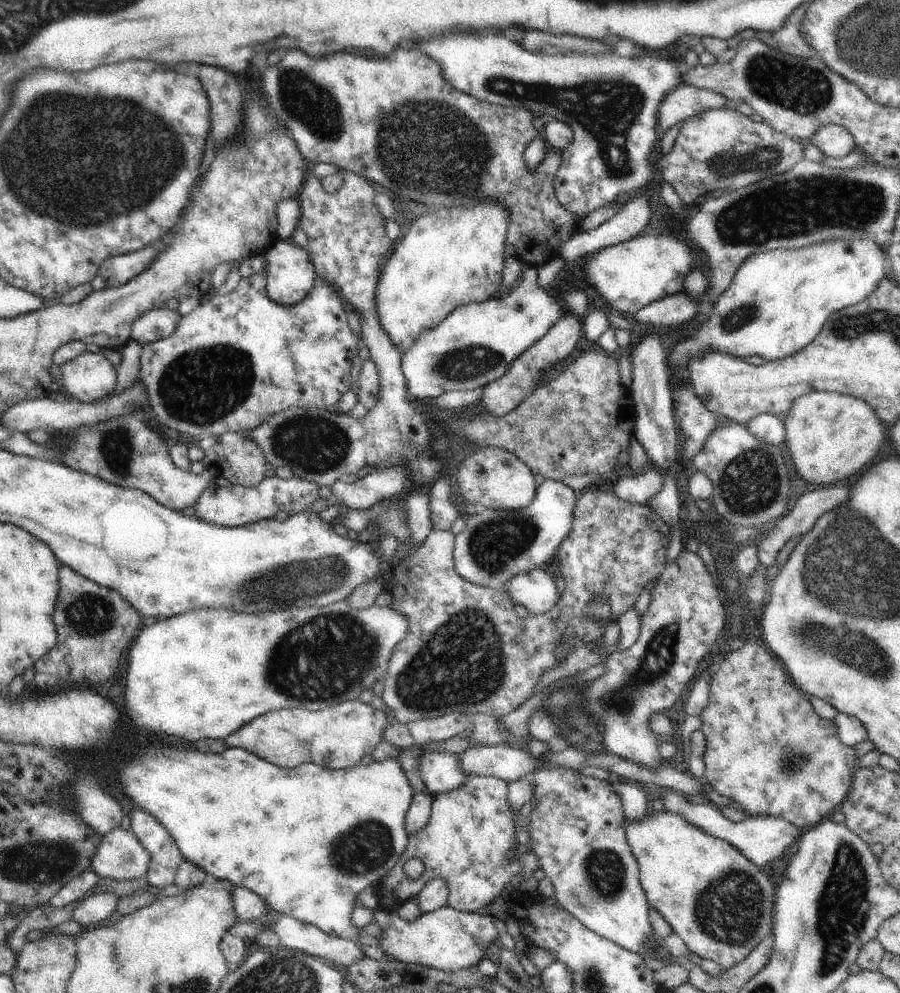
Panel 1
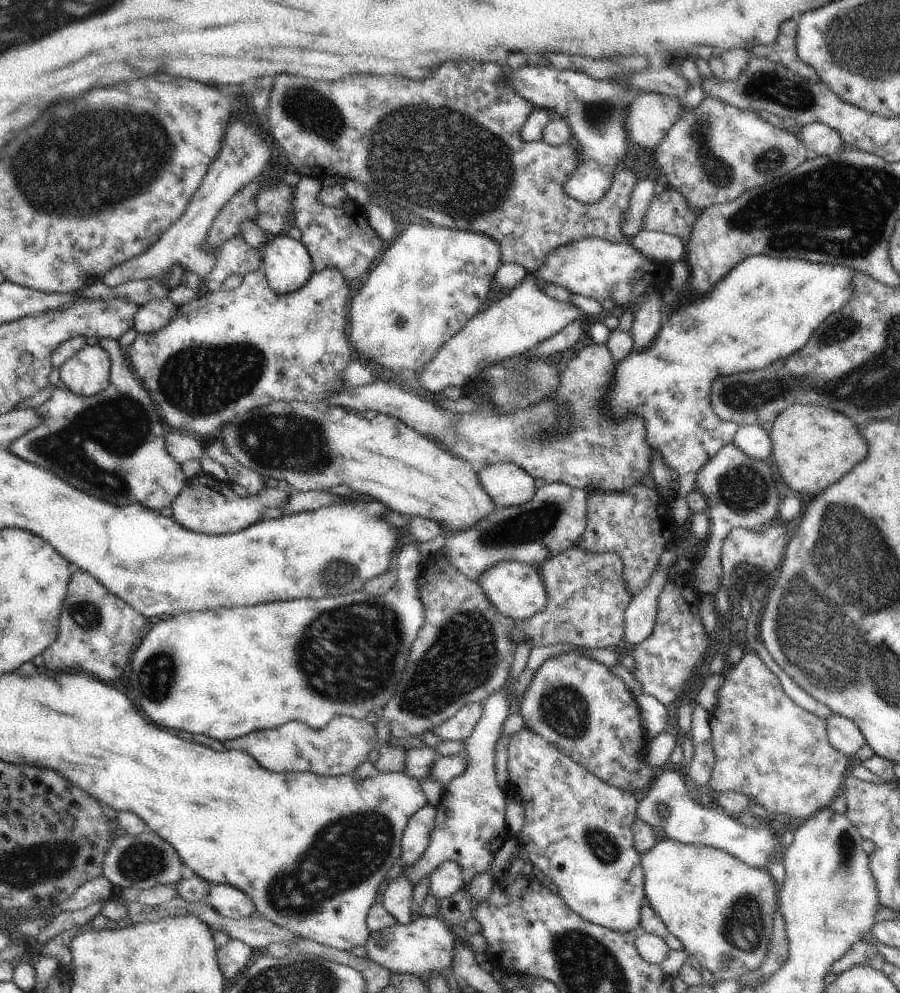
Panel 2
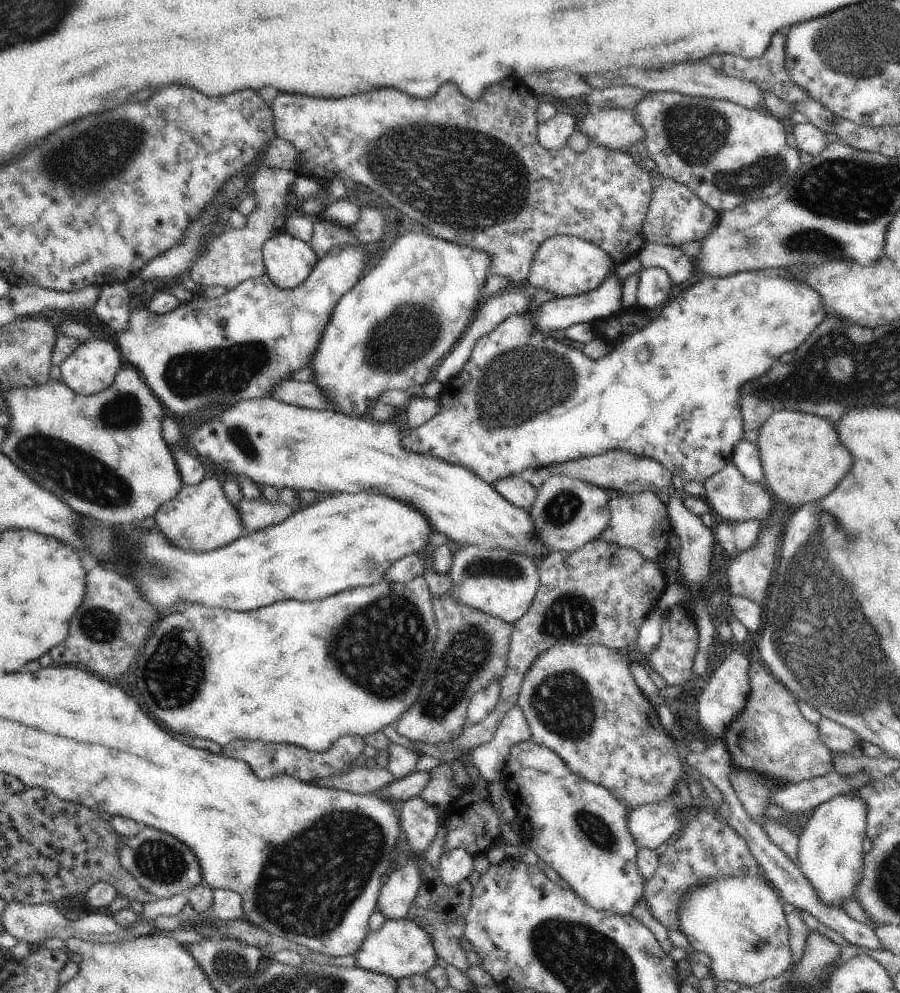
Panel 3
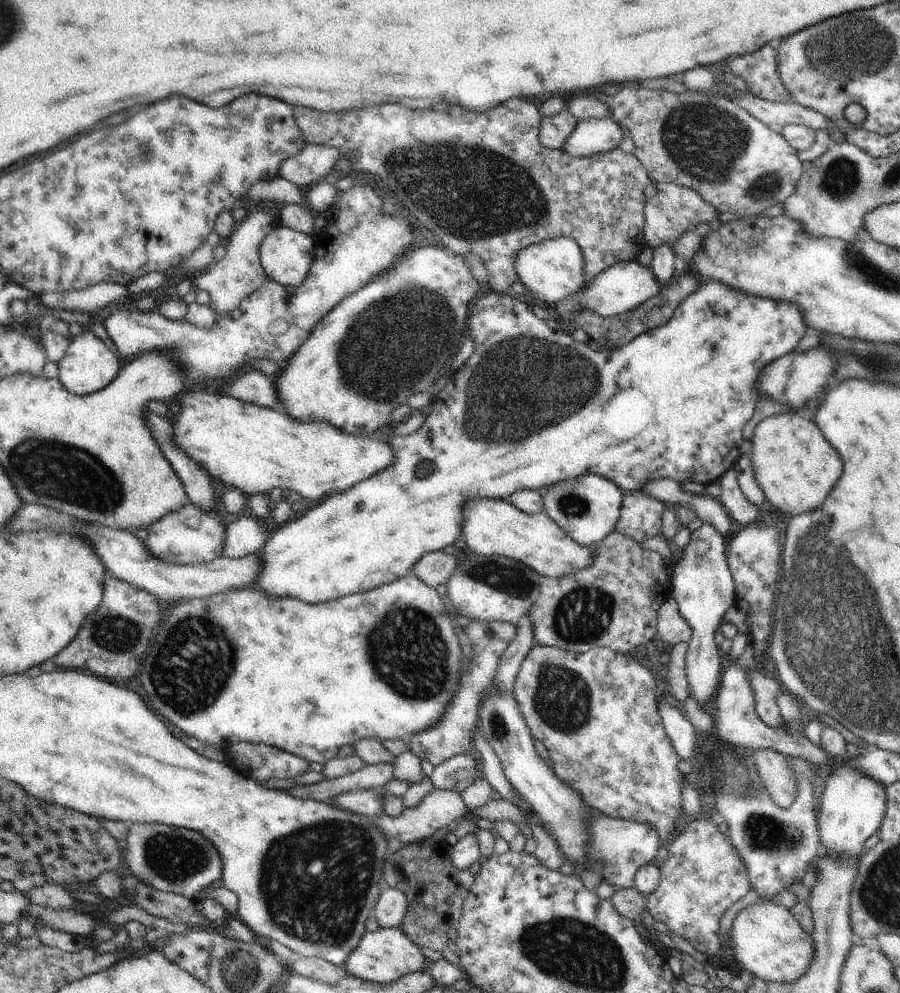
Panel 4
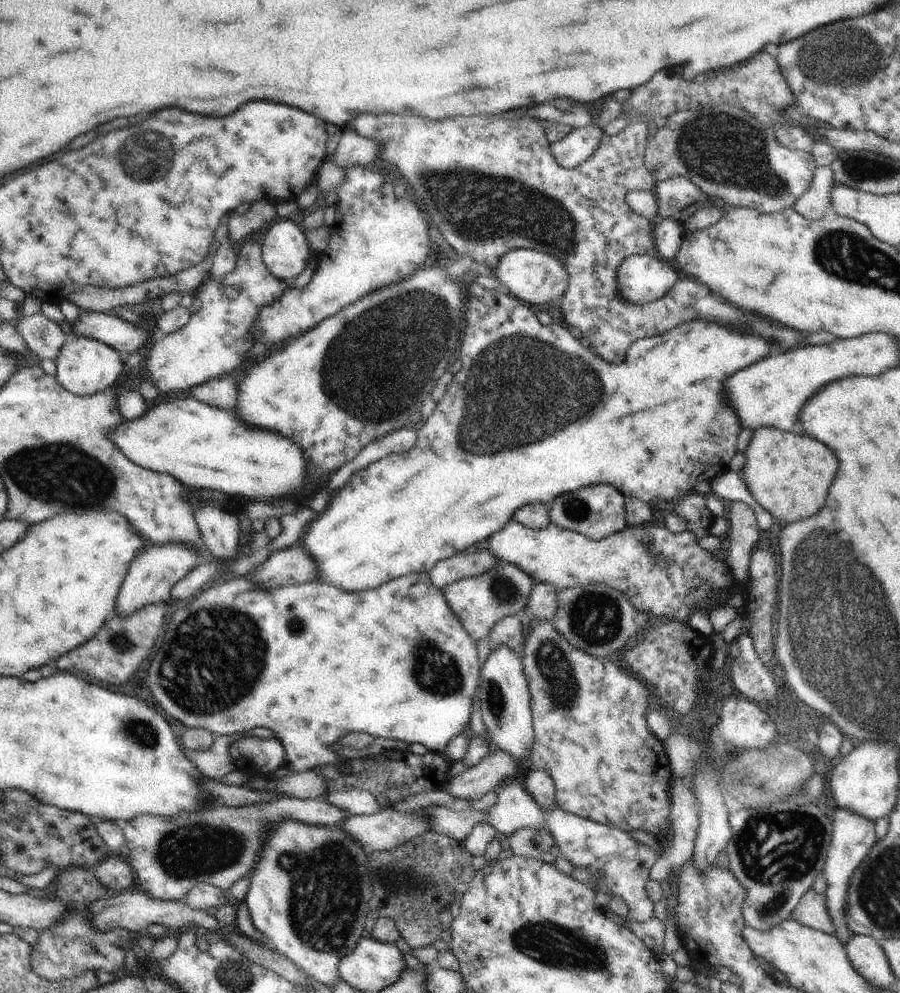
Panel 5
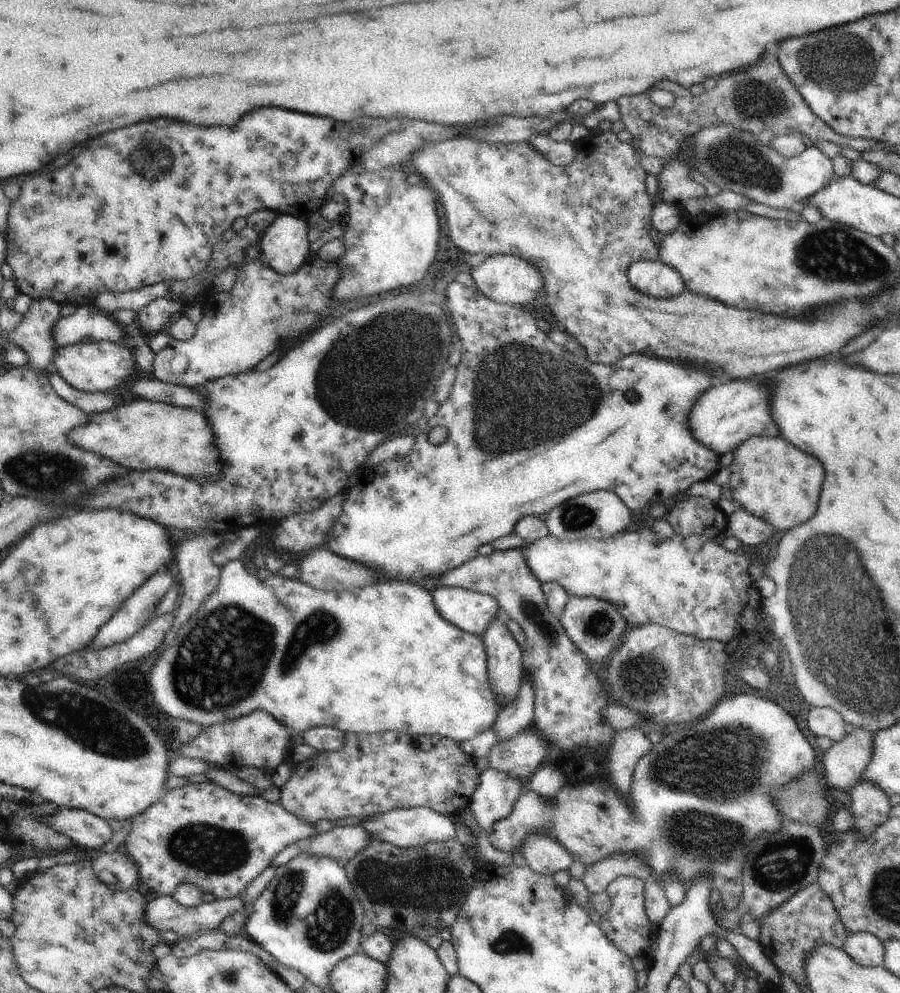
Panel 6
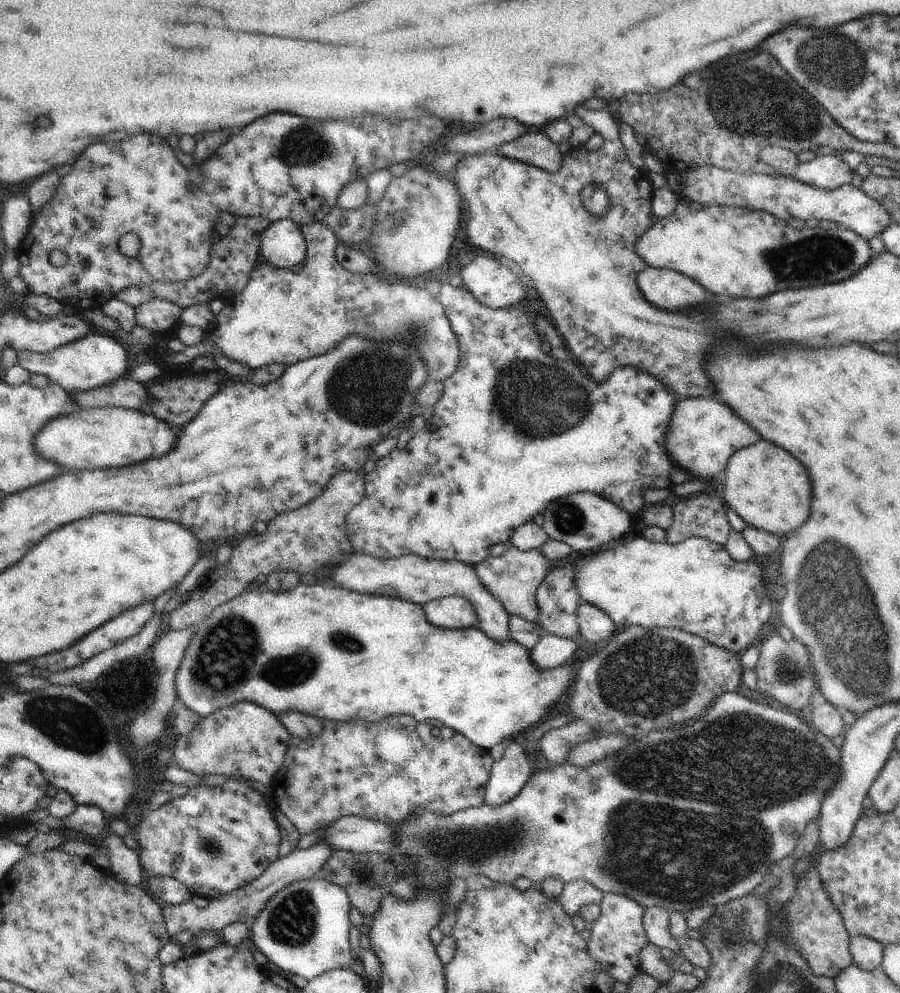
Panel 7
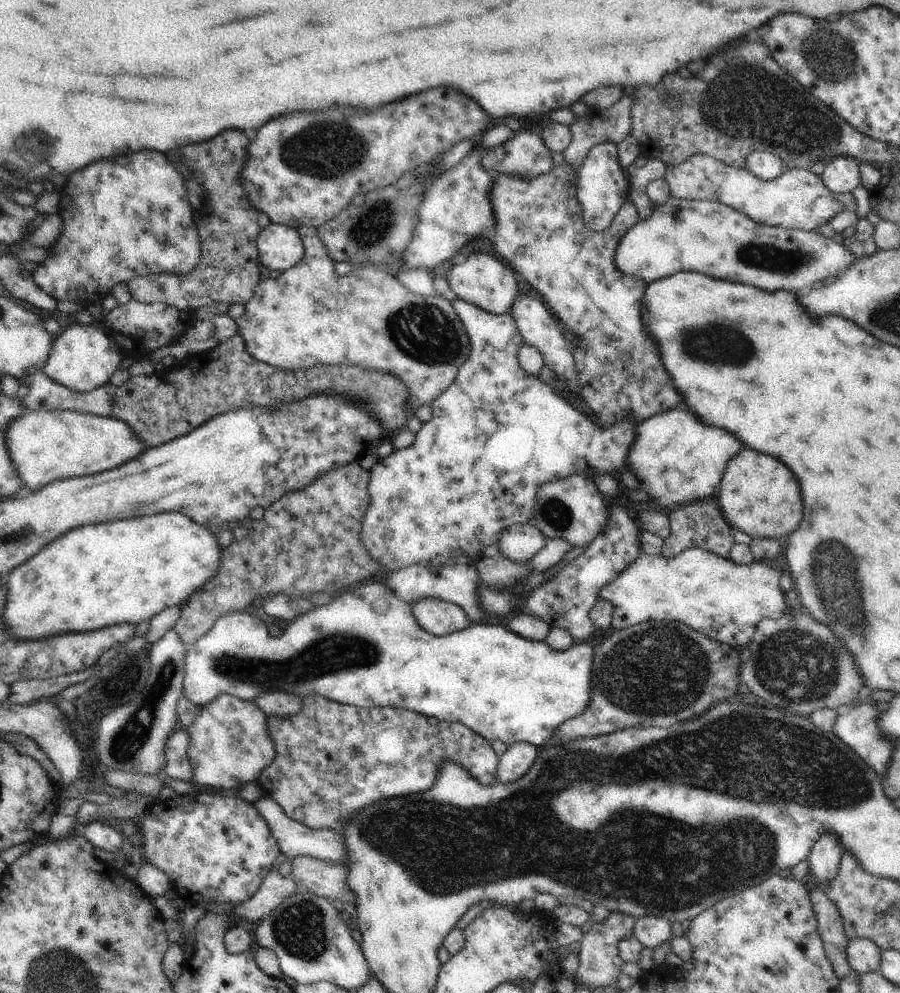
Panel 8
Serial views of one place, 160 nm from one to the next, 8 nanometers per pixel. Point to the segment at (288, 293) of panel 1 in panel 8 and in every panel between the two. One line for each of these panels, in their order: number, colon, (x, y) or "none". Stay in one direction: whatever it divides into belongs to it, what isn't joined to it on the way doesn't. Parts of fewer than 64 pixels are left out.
2: (287, 264)
3: (288, 261)
4: (286, 254)
5: (285, 252)
6: (285, 247)
7: (283, 245)
8: (280, 248)

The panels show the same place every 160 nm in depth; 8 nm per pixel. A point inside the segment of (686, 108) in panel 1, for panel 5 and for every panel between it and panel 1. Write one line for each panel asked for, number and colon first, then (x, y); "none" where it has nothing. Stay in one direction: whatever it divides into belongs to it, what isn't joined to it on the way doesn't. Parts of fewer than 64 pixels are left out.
2: (649, 116)
3: (614, 129)
4: (592, 136)
5: (575, 149)

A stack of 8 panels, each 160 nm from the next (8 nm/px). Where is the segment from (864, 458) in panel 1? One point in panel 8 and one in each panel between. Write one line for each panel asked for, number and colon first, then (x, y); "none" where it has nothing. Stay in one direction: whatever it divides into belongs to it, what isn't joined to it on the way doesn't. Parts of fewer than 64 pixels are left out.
2: (814, 447)
3: (802, 459)
4: (796, 468)
5: (788, 474)
6: (774, 481)
7: (767, 487)
8: (758, 495)

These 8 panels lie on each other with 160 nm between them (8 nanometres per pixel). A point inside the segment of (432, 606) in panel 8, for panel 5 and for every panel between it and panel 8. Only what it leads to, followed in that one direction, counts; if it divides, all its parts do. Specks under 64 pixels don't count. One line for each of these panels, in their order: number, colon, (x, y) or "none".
5: (479, 602)
6: (473, 612)
7: (454, 612)

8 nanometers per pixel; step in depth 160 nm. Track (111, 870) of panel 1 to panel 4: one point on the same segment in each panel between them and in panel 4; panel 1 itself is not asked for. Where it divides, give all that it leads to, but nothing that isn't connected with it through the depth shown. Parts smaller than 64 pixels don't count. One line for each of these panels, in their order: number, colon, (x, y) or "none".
2: (145, 861)
3: (161, 863)
4: (175, 860)

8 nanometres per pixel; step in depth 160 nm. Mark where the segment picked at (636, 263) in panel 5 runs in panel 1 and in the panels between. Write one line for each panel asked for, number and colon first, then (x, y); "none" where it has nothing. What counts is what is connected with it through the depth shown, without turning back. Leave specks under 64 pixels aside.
1: (474, 345)
2: (526, 317)
3: (603, 302)
4: (623, 287)

